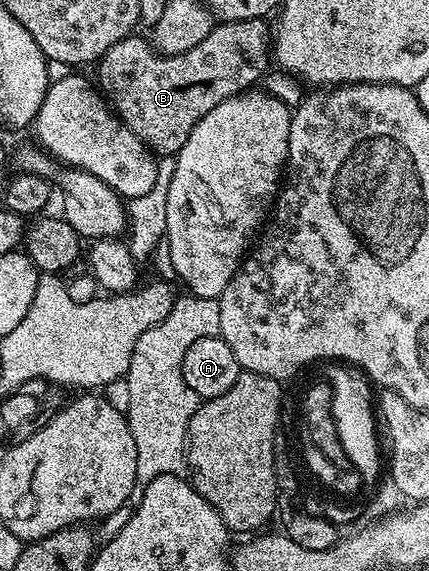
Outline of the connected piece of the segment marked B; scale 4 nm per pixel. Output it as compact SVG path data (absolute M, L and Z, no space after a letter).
M267 19L225 20L213 26L198 46L190 46L190 50L173 56L163 56L140 34L127 36L122 42L114 42L114 46L100 57L94 68L94 80L112 111L152 153L157 157L175 156L182 146L186 146L190 130L202 117L210 114L214 106L255 85L252 83L267 70L268 60L270 64L270 24Z

